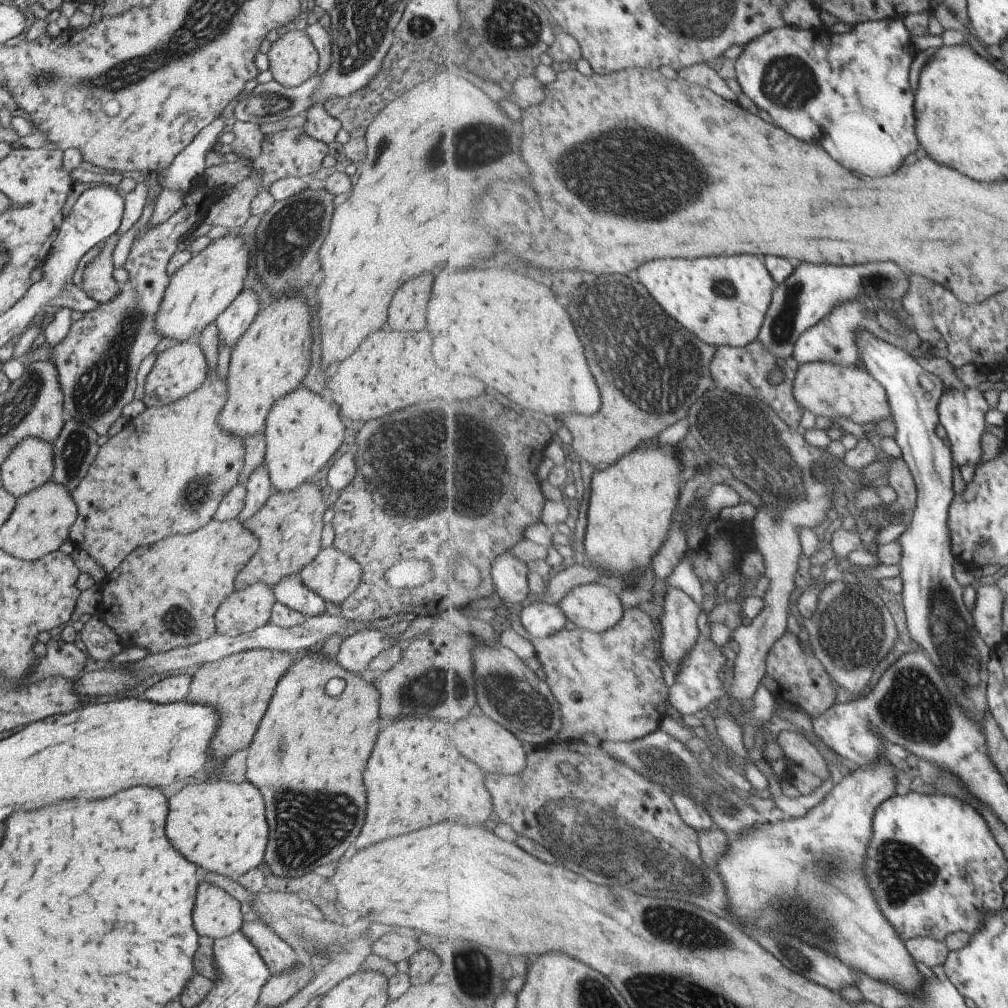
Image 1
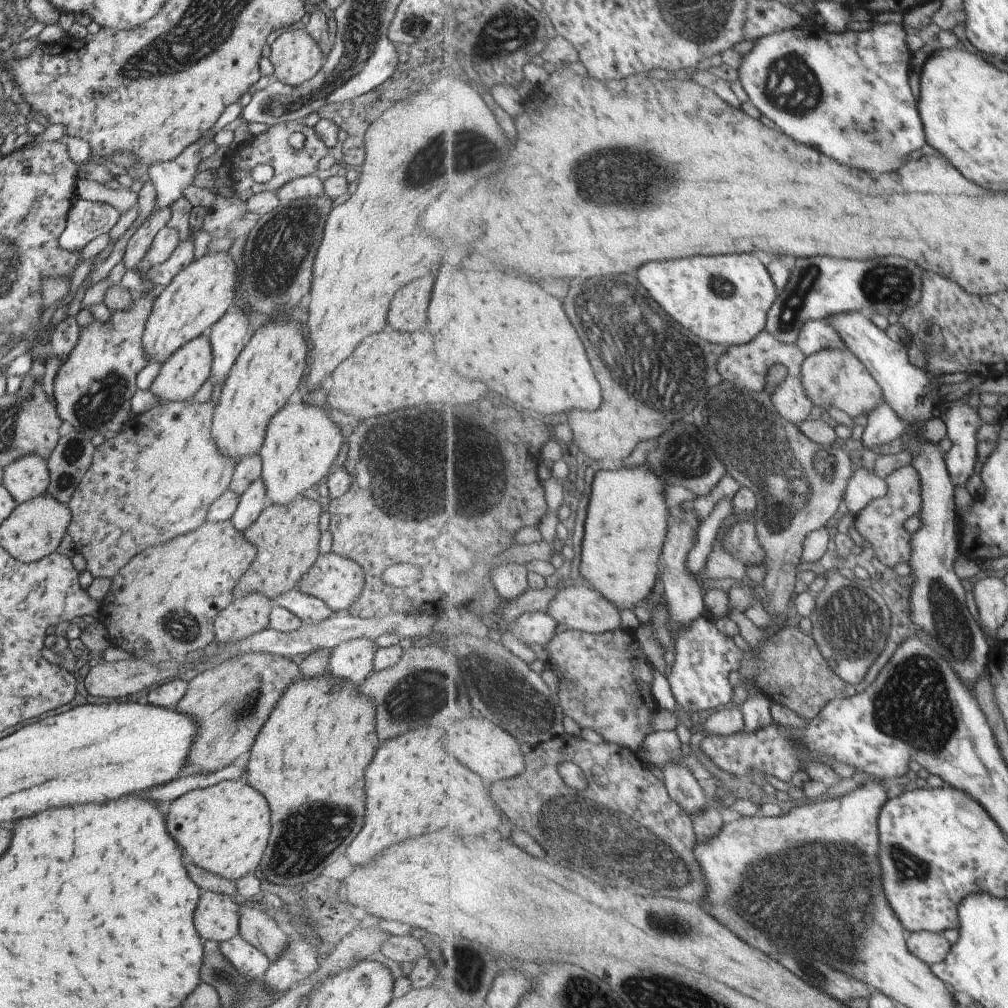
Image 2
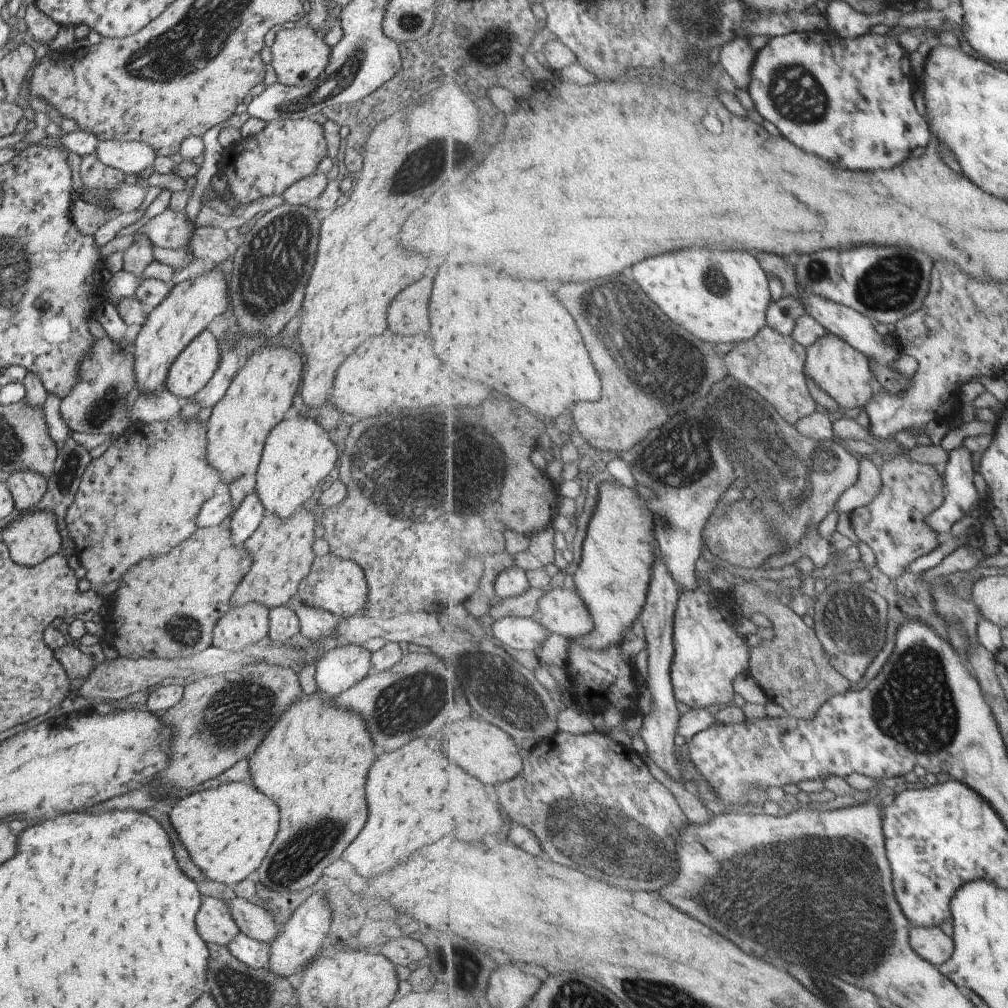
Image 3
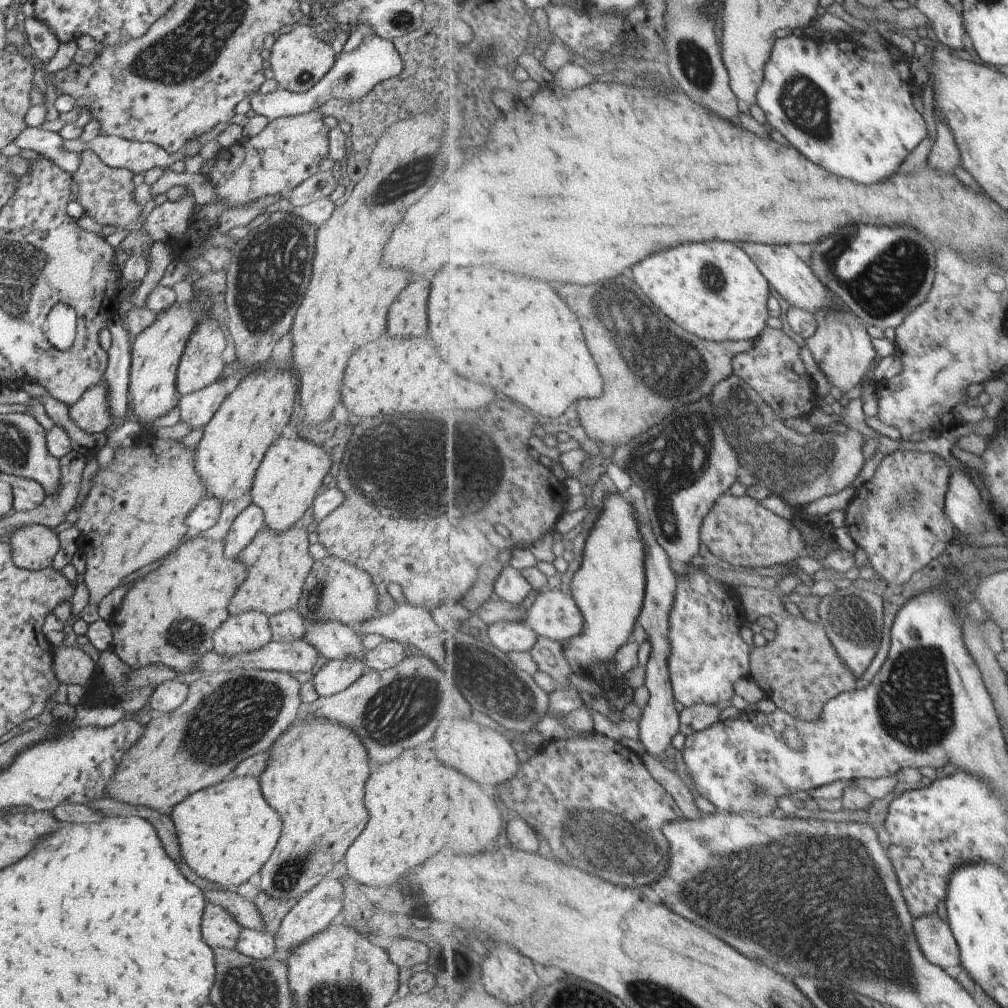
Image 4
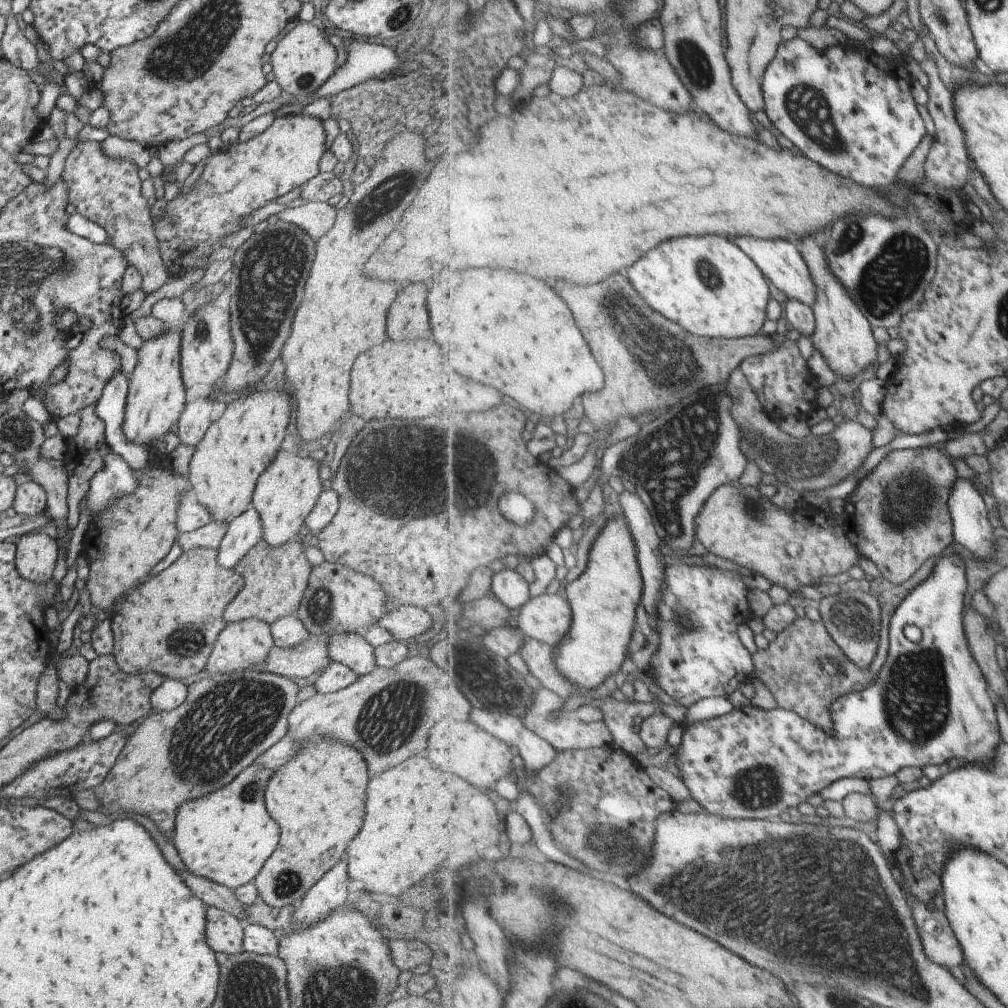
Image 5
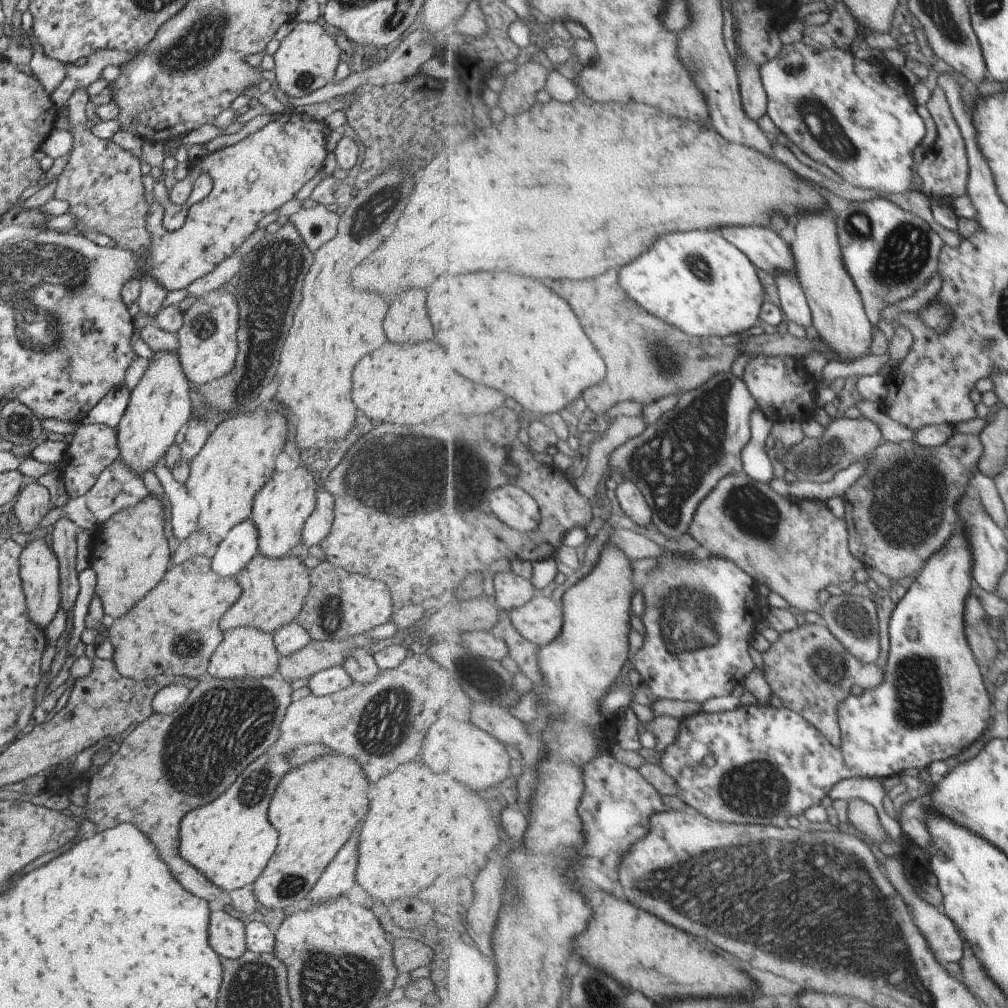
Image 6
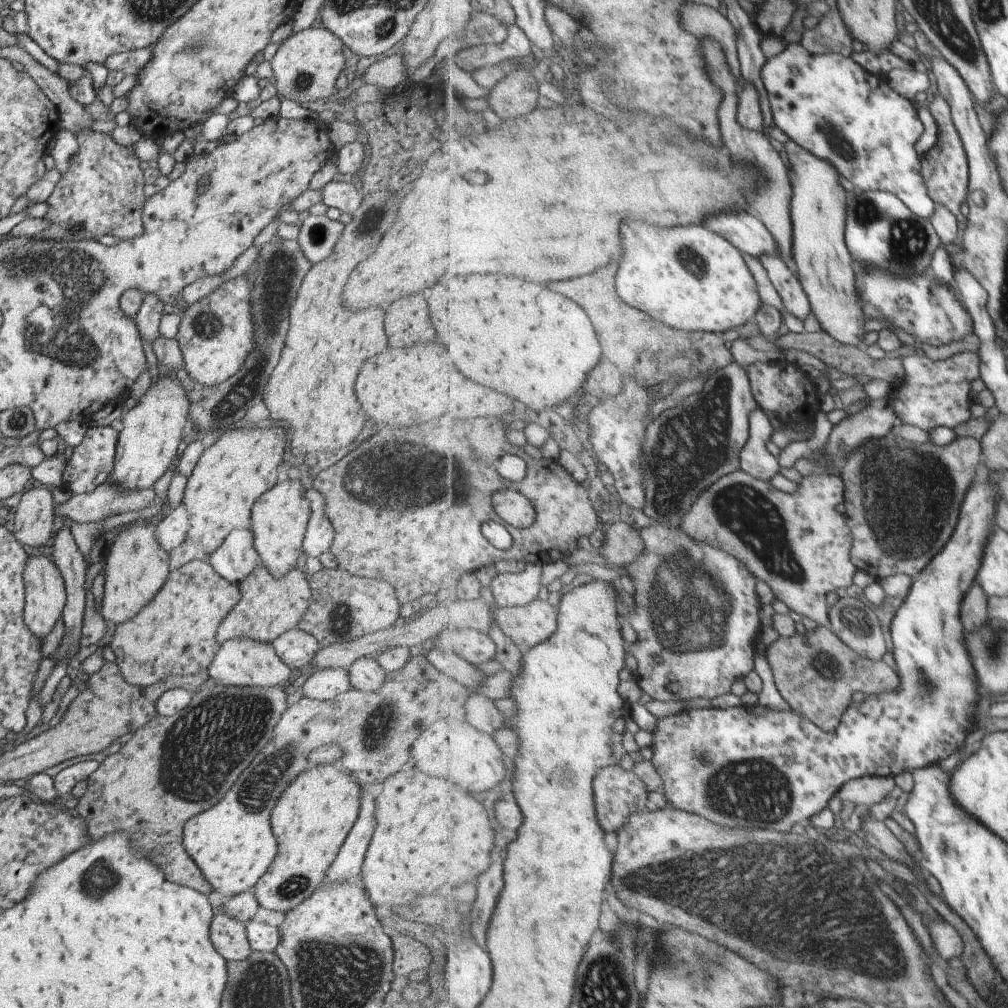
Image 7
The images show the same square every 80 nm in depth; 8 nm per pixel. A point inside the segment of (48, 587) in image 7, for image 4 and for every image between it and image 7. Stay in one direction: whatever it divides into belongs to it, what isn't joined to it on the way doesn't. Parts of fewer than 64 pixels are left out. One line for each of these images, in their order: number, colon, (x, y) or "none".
4: (32, 547)
5: (34, 553)
6: (38, 567)

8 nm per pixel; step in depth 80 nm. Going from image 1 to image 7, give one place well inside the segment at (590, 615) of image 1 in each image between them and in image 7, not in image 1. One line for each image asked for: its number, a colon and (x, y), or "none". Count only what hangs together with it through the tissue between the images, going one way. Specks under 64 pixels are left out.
2: (581, 608)
3: (563, 611)
4: (554, 614)
5: (549, 617)
6: (541, 620)
7: (531, 625)

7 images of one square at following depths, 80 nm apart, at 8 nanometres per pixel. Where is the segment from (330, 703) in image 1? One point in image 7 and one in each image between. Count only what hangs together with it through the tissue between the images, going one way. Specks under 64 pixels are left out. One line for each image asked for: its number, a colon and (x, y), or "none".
2: (307, 759)
3: (312, 762)
4: (314, 781)
5: (317, 797)
6: (314, 808)
7: (310, 820)

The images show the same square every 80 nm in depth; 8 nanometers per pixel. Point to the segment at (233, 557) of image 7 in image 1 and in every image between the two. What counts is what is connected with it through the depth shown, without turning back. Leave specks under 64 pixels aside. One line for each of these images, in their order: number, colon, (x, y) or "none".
1: (258, 487)
2: (253, 499)
3: (248, 514)
4: (249, 520)
5: (243, 532)
6: (241, 542)

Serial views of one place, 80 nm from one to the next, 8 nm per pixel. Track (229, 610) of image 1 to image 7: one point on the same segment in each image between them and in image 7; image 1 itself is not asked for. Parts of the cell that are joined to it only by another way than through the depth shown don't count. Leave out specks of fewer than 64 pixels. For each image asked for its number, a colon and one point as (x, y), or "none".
2: (249, 614)
3: (240, 626)
4: (238, 633)
5: (240, 644)
6: (245, 651)
7: (242, 662)

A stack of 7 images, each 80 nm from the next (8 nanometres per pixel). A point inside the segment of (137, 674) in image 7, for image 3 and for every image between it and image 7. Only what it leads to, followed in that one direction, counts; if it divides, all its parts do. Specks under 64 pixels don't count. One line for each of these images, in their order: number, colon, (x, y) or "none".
3: (162, 603)
4: (168, 616)
5: (167, 626)
6: (173, 629)

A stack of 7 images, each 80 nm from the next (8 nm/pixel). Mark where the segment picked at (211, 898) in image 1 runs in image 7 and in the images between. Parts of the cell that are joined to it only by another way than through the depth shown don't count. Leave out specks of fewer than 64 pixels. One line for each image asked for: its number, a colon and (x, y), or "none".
2: (216, 915)
3: (215, 925)
4: (219, 930)
5: (223, 932)
6: (225, 932)
7: (228, 936)

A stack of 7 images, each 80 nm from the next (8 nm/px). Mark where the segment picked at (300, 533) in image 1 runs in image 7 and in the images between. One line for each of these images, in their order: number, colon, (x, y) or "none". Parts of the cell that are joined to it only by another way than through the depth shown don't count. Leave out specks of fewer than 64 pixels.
2: (286, 536)
3: (282, 555)
4: (277, 563)
5: (274, 578)
6: (272, 589)
7: (269, 605)

